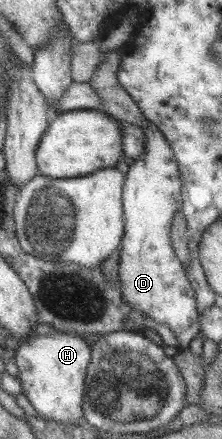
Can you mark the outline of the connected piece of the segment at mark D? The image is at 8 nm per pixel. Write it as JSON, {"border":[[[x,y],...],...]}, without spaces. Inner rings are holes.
{"border":[[[151,121],[142,125],[146,135],[146,148],[135,159],[127,171],[123,188],[123,219],[124,237],[121,240],[121,258],[119,258],[118,277],[121,282],[120,290],[123,300],[137,312],[155,320],[157,323],[169,326],[177,336],[180,347],[189,350],[189,342],[200,335],[200,320],[197,313],[196,291],[191,286],[185,267],[174,253],[171,243],[171,230],[176,211],[182,209],[182,179],[180,169],[175,159],[172,147],[167,143],[165,136]]]}

